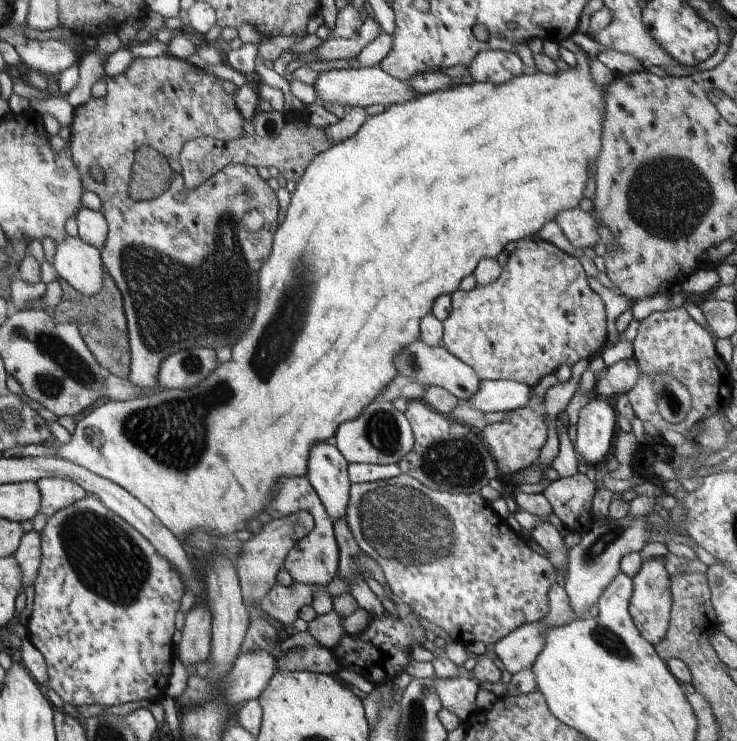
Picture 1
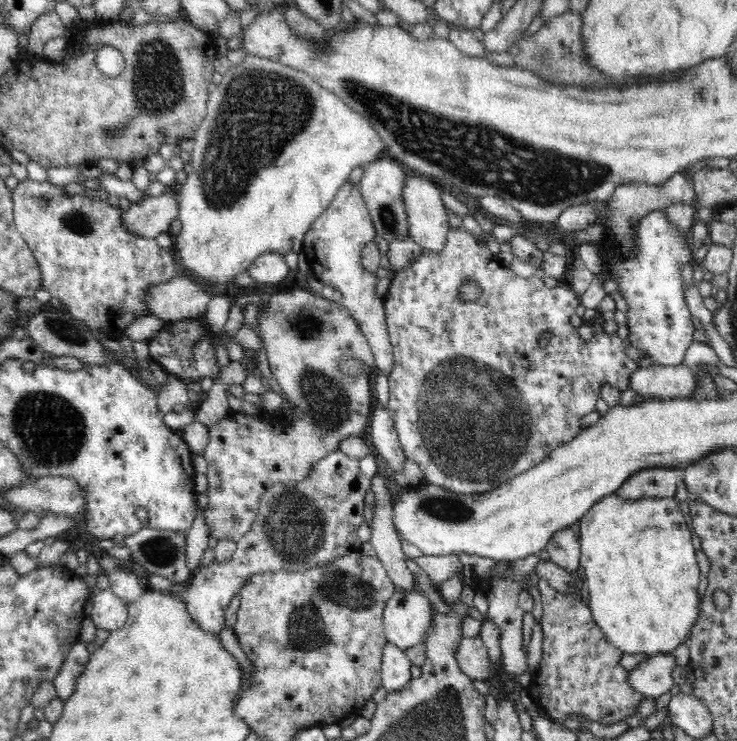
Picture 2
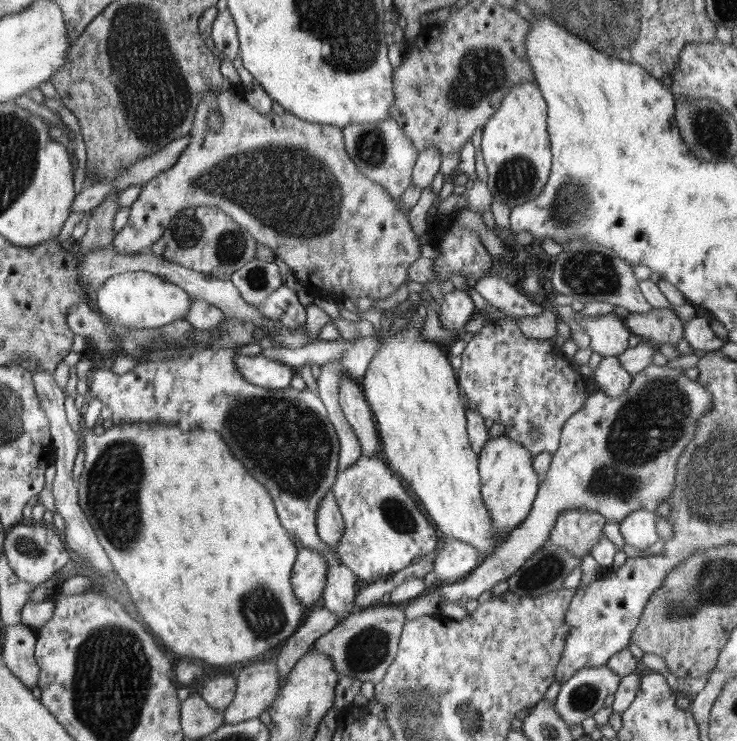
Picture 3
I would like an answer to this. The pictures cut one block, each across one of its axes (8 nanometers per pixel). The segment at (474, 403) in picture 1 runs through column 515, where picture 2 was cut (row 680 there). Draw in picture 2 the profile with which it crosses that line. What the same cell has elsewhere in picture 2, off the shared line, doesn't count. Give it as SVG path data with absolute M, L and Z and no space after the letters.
M386 644L382 656L382 686L388 692L396 692L404 688L412 680L410 666L412 660L406 656L406 652L400 646Z

